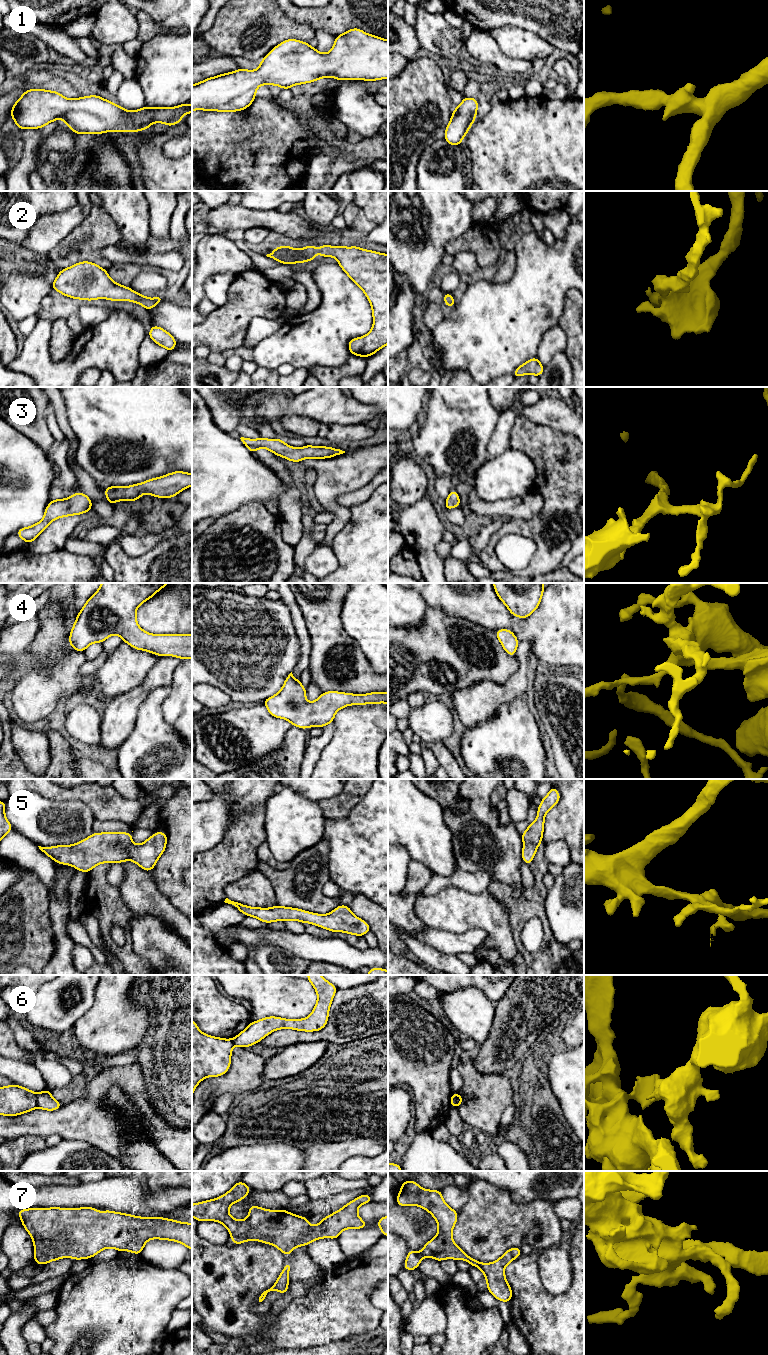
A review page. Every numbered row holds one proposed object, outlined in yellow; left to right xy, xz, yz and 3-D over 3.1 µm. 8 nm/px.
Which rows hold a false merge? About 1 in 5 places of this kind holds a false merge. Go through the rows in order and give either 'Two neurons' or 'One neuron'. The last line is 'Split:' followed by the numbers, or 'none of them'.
1: One neuron
2: One neuron
3: One neuron
4: One neuron
5: One neuron
6: Two neurons
7: One neuron
Split: 6

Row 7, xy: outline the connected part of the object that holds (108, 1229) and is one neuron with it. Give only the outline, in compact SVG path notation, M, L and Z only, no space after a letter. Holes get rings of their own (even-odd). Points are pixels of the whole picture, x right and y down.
M92 1207L82 1208L29 1208L17 1214L34 1244L34 1262L45 1265L51 1261L70 1257L75 1260L93 1258L105 1248L131 1251L140 1255L150 1239L170 1240L192 1250L192 1223L163 1217L140 1217L110 1210L99 1212Z

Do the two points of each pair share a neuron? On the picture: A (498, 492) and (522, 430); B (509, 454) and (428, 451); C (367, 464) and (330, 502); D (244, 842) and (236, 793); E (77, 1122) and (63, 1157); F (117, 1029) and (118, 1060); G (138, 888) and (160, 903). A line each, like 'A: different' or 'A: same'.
A: different
B: different
C: same
D: different
E: different
F: different
G: same

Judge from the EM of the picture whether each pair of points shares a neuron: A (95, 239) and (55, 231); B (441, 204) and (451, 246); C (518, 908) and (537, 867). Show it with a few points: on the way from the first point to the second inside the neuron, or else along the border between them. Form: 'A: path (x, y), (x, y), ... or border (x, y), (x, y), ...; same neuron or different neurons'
A: border (85, 219), (51, 250); different neurons
B: border (468, 228), (457, 238), (450, 239), (444, 251); different neurons
C: path (528, 898), (539, 887), (539, 877); same neuron

